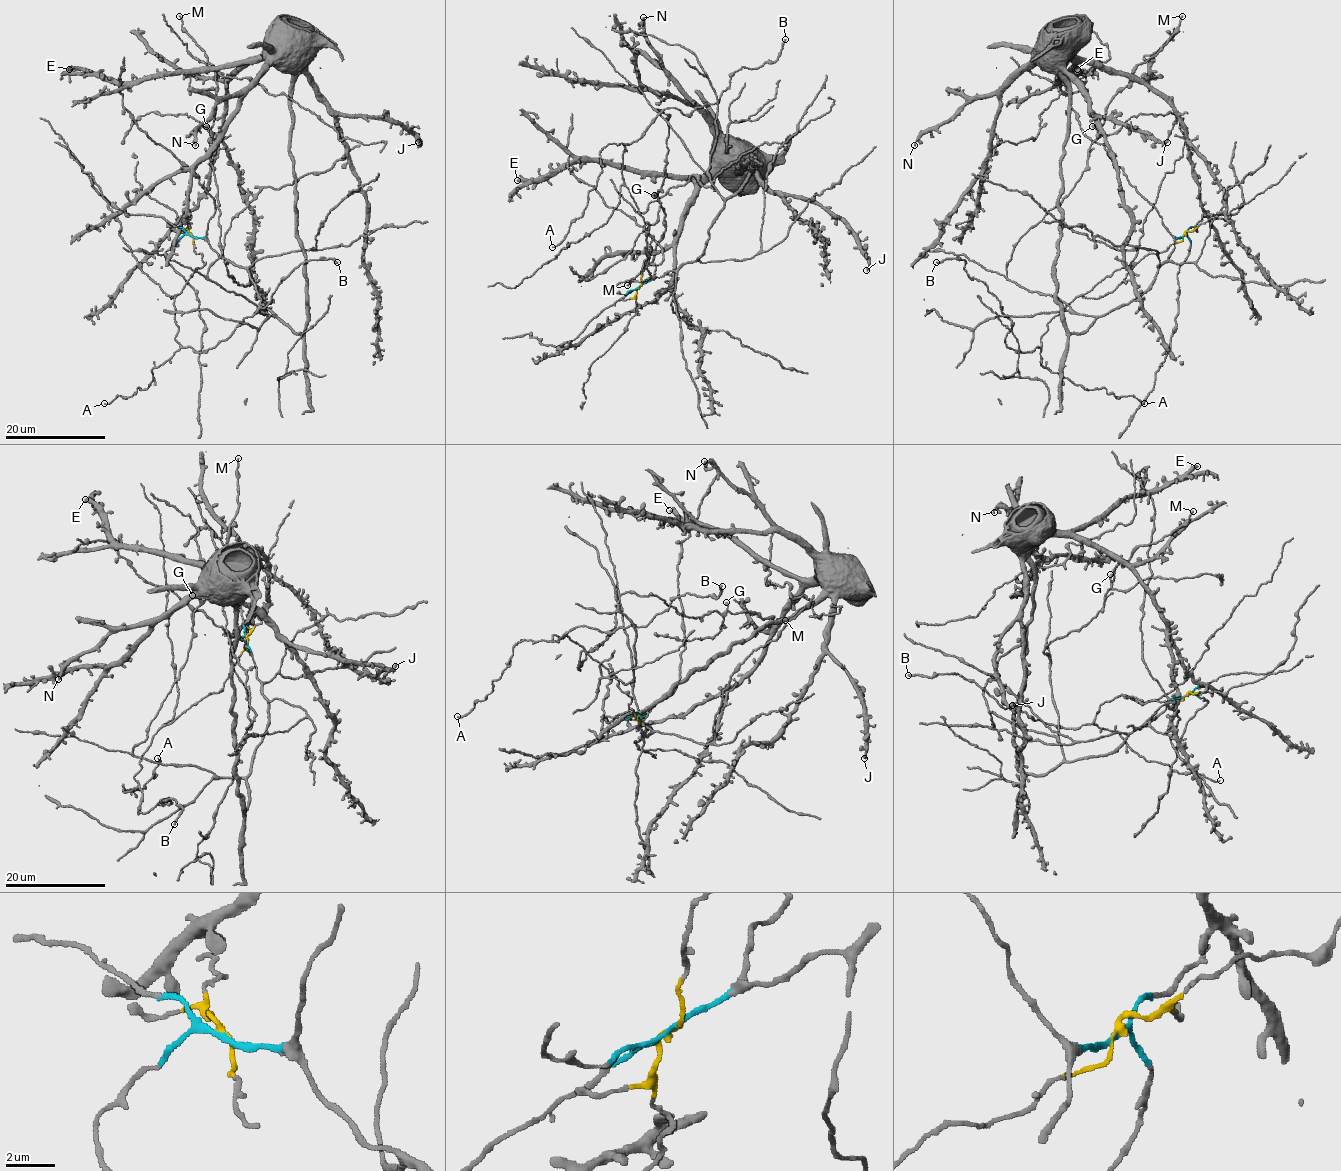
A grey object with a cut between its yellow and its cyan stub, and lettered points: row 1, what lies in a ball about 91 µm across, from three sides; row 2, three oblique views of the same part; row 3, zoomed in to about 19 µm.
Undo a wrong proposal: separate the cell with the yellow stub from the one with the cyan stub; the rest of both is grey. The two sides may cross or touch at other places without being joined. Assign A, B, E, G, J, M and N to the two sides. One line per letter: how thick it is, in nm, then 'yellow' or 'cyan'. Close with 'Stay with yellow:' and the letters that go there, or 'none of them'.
A: 130 nm thick; yellow
B: 200 nm thick; yellow
E: 380 nm thick; cyan
G: 300 nm thick; cyan
J: 200 nm thick; cyan
M: 170 nm thick; cyan
N: 120 nm thick; cyan
Stay with yellow: A, B

